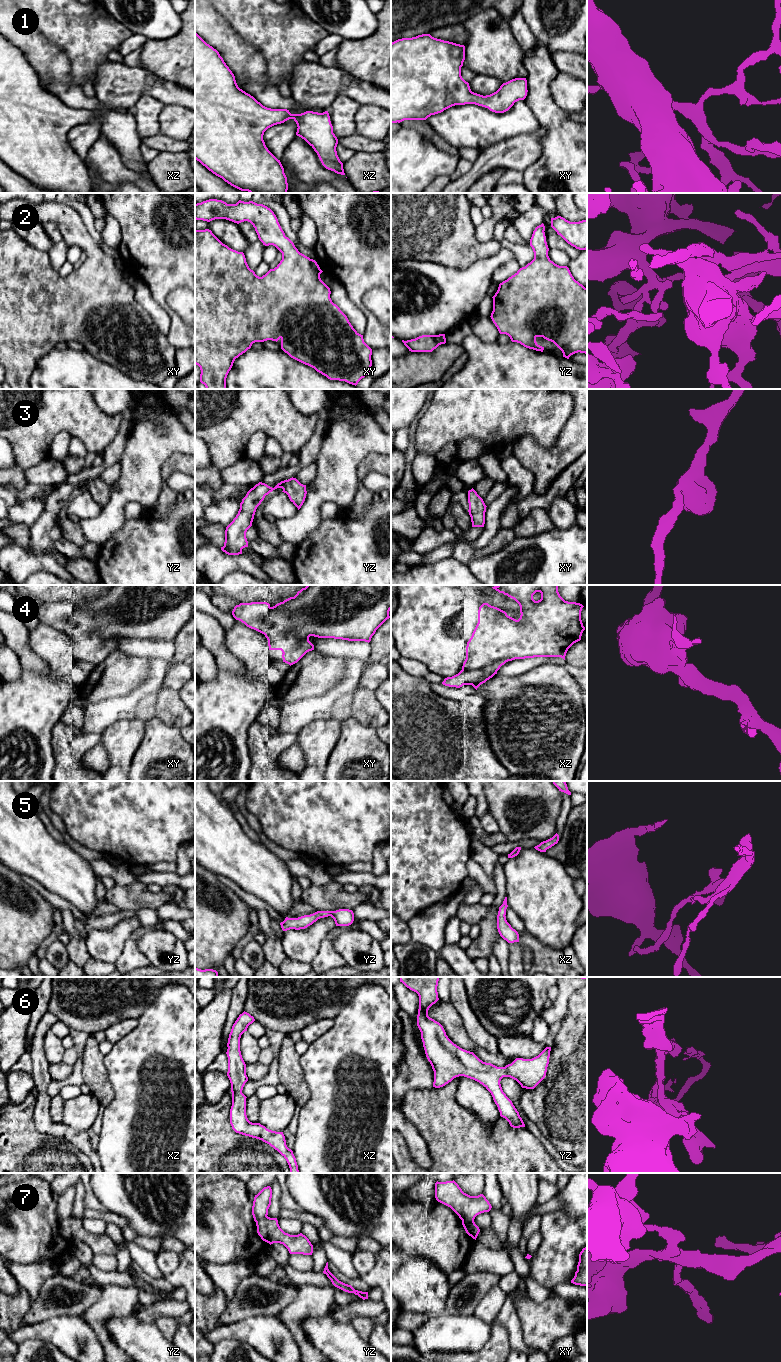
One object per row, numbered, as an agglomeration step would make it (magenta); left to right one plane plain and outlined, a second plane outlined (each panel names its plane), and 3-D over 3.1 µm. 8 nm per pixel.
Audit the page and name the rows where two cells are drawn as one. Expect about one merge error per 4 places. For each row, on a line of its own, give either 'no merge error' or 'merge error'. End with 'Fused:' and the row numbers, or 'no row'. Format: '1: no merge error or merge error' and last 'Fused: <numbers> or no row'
1: no merge error
2: no merge error
3: no merge error
4: no merge error
5: no merge error
6: no merge error
7: merge error
Fused: 7

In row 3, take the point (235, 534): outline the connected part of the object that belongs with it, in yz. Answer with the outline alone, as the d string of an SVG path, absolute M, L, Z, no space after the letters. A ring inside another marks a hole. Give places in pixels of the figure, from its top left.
M296 478L281 481L274 488L259 482L251 488L240 503L240 509L233 521L226 527L225 542L221 550L228 555L242 554L242 549L248 547L246 538L247 530L252 526L257 507L265 496L277 488L282 488L290 501L298 508L303 505L306 498L306 485L301 484Z

